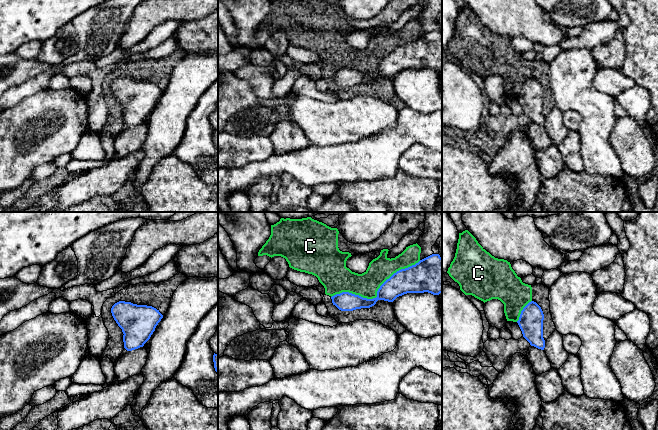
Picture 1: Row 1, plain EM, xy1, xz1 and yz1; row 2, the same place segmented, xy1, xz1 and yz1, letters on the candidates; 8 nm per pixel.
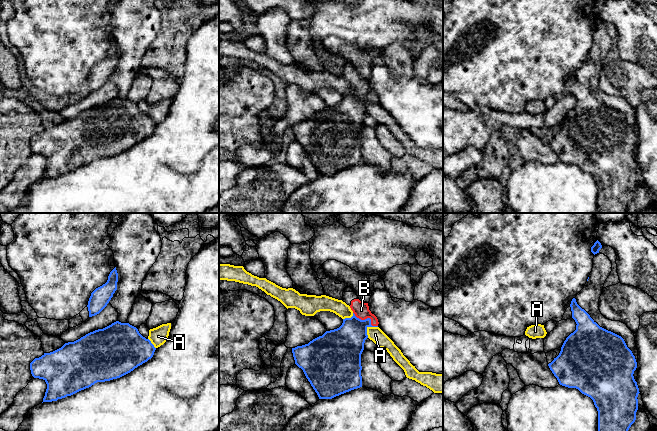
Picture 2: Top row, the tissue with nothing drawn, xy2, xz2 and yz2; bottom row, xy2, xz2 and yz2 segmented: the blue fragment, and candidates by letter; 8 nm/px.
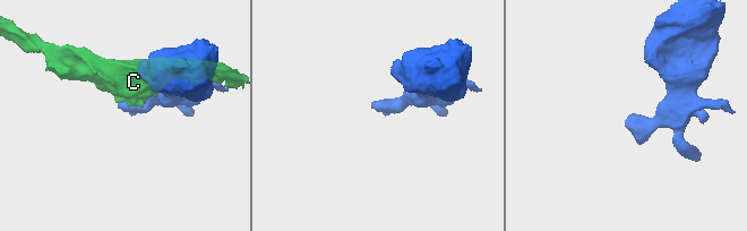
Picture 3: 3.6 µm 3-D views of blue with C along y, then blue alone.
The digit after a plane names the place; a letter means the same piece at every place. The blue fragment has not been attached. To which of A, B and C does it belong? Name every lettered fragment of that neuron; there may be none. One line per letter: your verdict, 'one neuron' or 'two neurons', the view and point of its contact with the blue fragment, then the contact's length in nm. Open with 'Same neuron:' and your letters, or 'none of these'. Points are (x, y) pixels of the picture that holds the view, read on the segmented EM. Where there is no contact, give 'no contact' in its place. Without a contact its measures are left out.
Same neuron: B
A: two neurons | xz2 (366, 328) | 130 nm
B: one neuron | xz2 (367, 318) | 240 nm
C: two neurons | xz1 (377, 294) | 800 nm

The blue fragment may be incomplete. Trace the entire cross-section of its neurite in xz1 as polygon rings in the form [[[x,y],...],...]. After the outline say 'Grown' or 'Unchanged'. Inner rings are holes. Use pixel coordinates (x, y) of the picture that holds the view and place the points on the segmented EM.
[[[432,254],[415,265],[401,269],[387,279],[378,289],[377,297],[363,298],[349,292],[342,292],[331,297],[333,305],[341,311],[353,311],[370,308],[378,300],[393,302],[397,297],[407,293],[424,293],[433,295],[442,293],[442,258]]]. Unchanged

